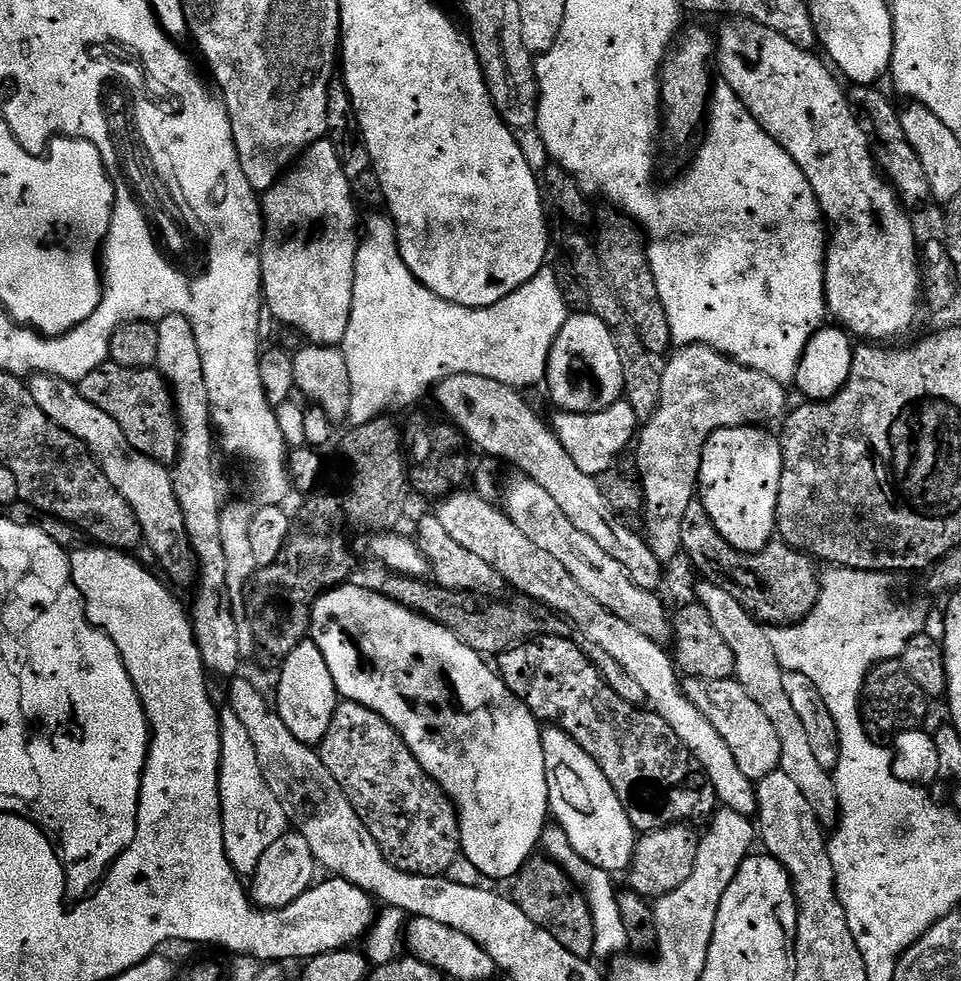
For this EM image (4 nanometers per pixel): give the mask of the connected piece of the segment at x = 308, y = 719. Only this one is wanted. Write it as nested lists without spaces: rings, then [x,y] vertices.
[[[311,643],[299,644],[279,665],[280,681],[276,684],[274,711],[292,737],[302,744],[319,745],[336,713],[338,693],[328,677],[328,667]]]

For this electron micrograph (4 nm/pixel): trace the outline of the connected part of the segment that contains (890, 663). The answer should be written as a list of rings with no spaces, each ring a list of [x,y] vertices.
[[[886,660],[868,671],[868,677],[860,687],[858,697],[858,719],[864,727],[864,735],[876,742],[901,736],[903,732],[914,732],[921,727],[928,712],[929,701],[924,692],[910,682],[904,668],[896,660]]]

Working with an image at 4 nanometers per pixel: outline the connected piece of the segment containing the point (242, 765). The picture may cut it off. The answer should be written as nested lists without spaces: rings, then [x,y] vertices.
[[[224,710],[219,713],[220,718],[220,817],[222,818],[222,830],[224,831],[224,850],[228,855],[228,861],[232,863],[232,868],[236,875],[241,878],[251,877],[255,872],[258,862],[262,858],[262,854],[266,854],[266,850],[280,836],[283,836],[289,827],[288,820],[284,817],[284,811],[279,802],[274,798],[274,794],[270,794],[270,786],[266,786],[266,778],[262,774],[262,766],[258,766],[258,754],[254,754],[254,742],[250,742],[250,733],[247,732],[246,726],[242,726],[242,722],[238,722],[238,714],[234,714],[230,710]]]

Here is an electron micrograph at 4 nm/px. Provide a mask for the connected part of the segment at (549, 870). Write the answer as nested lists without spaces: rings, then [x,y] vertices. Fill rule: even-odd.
[[[529,860],[511,881],[510,887],[510,899],[518,906],[518,910],[522,910],[530,922],[549,932],[559,944],[570,950],[570,954],[586,958],[593,953],[594,927],[588,901],[556,860]]]

